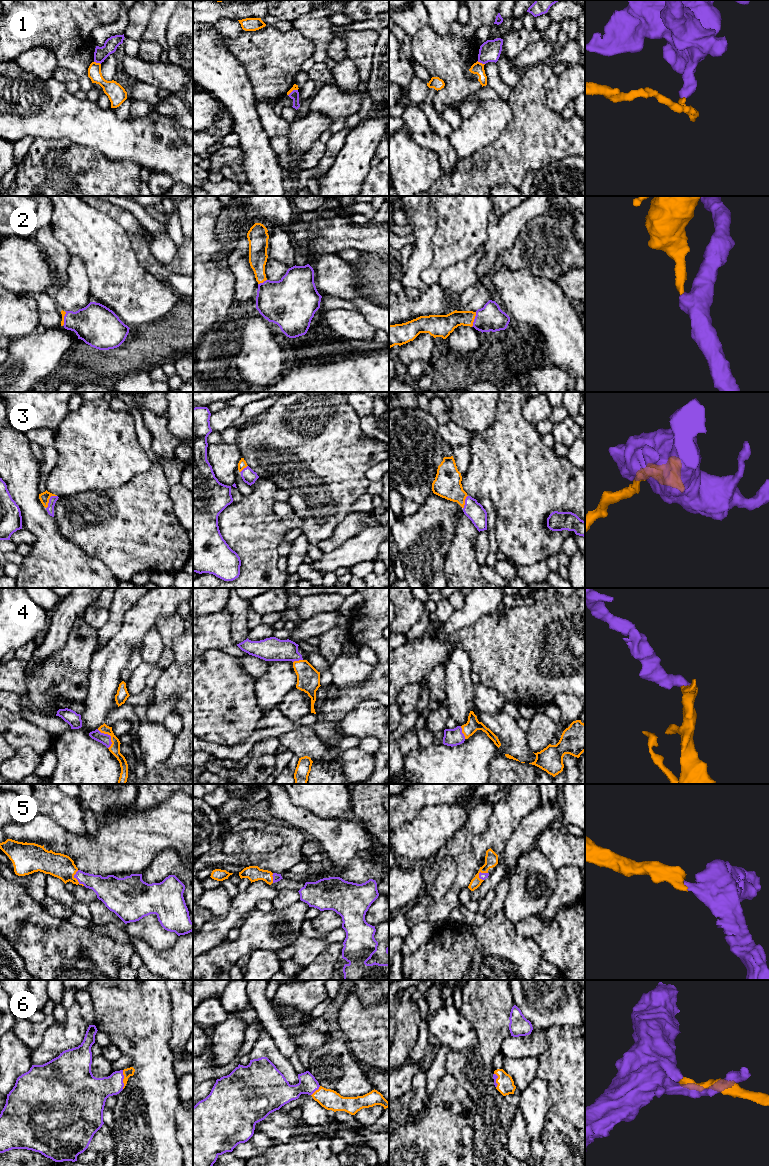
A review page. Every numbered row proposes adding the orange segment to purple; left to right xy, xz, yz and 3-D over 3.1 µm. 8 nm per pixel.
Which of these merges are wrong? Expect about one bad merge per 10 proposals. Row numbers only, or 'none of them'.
1

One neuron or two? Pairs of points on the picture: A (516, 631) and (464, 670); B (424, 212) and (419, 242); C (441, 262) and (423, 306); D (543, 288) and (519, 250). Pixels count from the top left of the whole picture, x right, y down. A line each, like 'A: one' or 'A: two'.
A: two
B: one
C: two
D: two

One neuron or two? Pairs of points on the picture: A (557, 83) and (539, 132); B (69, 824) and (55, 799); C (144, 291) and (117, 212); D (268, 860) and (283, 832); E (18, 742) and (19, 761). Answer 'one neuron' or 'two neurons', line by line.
A: two neurons
B: one neuron
C: two neurons
D: one neuron
E: two neurons

